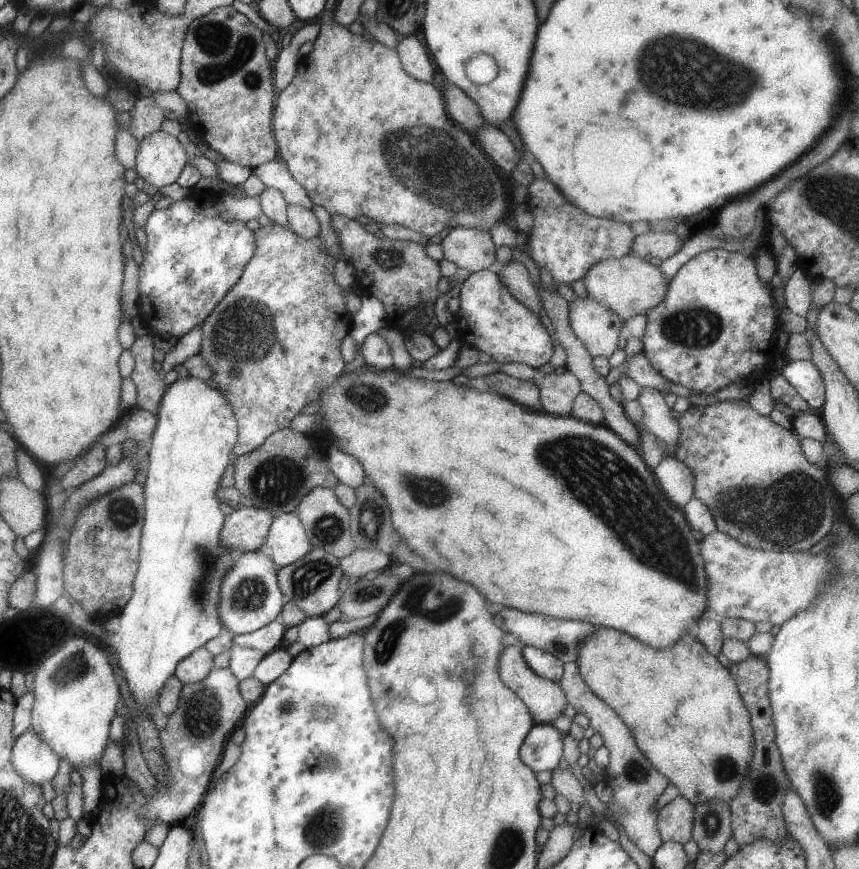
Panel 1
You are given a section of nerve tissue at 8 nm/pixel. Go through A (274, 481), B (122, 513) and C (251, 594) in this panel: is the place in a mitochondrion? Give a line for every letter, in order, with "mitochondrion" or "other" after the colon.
A: mitochondrion
B: mitochondrion
C: mitochondrion

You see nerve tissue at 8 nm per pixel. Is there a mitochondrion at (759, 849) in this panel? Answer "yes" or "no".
no

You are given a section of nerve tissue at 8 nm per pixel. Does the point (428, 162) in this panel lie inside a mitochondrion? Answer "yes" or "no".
yes

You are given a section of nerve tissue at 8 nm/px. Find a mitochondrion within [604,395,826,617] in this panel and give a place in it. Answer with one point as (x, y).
(779, 515)

